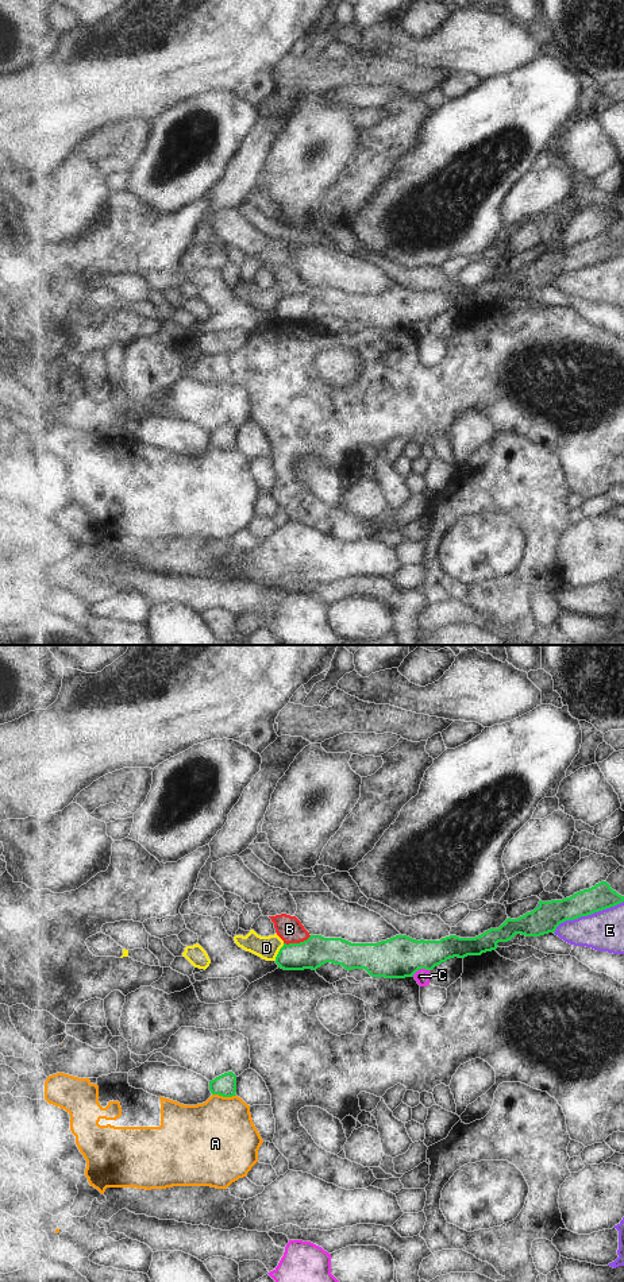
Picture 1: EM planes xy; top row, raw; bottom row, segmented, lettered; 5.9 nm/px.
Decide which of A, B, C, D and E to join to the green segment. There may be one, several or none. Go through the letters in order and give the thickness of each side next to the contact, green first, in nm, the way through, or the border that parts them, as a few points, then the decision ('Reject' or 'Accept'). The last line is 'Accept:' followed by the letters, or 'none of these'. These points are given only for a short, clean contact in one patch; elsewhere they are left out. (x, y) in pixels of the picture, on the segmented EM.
A: Thickness 130 nm (green) against 440 nm. Boundary: xy (212, 1093), (235, 1096). Reject
B: Thickness 180 nm (green) against 160 nm. Boundary: xy (311, 935), (299, 942), (284, 943). Reject
C: Thickness 260 nm (green) against 80 nm. Boundary: xy (430, 969), (418, 969), (412, 974). Reject
D: Thickness 180 nm (green) against 140 nm. Boundary: xy (284, 943), (274, 960). Reject
E: Thickness 170 nm (green) against 240 nm. Reject
Accept: none of these.

